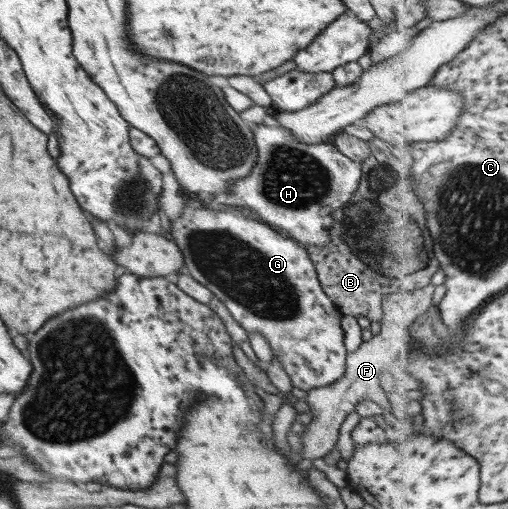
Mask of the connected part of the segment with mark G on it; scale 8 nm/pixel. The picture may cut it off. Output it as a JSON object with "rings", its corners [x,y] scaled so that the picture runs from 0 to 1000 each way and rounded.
{"rings":[[[366,385],[354,424],[333,434],[331,464],[356,495],[366,538],[404,562],[486,656],[520,660],[575,758],[604,768],[654,754],[675,737],[683,694],[673,668],[677,652],[669,642],[673,617],[634,570],[600,485],[504,432],[421,417],[406,405],[382,409],[370,401]]]}

